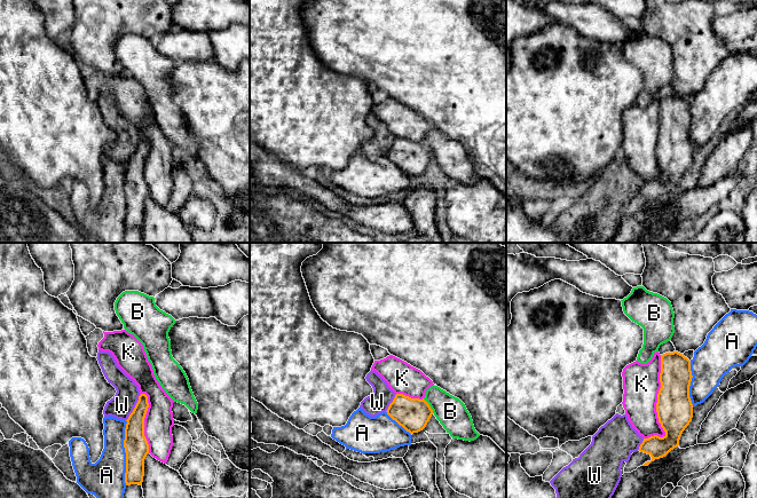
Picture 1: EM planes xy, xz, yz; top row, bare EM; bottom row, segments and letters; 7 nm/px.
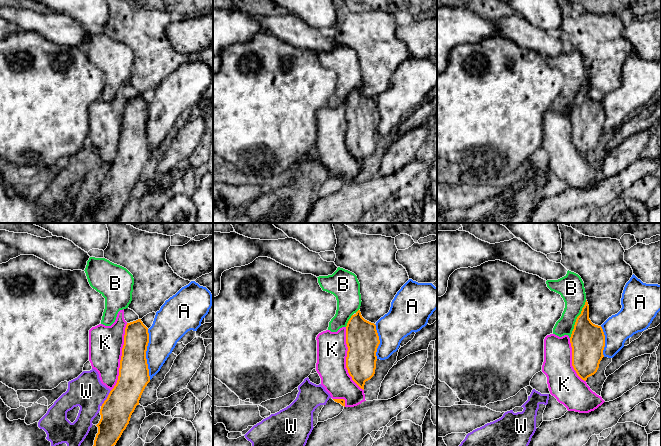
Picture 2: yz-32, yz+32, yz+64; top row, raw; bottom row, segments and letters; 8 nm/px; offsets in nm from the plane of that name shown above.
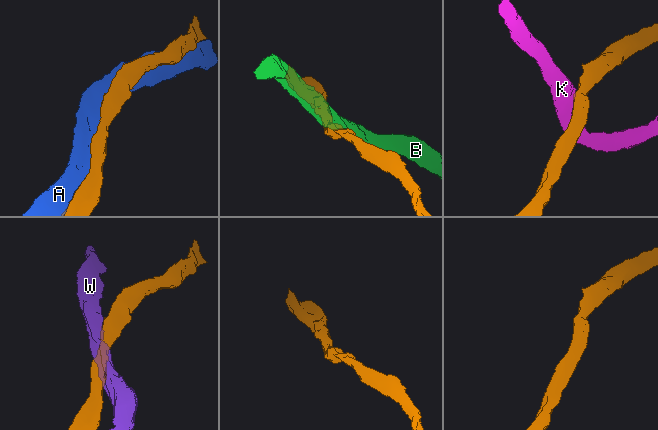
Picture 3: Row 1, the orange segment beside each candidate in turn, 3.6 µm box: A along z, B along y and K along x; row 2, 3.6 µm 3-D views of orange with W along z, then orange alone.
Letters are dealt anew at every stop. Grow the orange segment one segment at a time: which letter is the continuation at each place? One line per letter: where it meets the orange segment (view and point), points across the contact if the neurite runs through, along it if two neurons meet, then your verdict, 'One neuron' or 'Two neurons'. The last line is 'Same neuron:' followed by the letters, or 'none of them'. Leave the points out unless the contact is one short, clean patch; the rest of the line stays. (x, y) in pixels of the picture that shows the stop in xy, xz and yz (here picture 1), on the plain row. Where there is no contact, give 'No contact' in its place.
A: Touches orange at xy (125, 195). One neuron
B: Touches orange at xz (428, 149). Two neurons
K: Touches orange at yz (656, 149). Two neurons
W: Touches orange at xy (134, 151). Two neurons
Same neuron: A

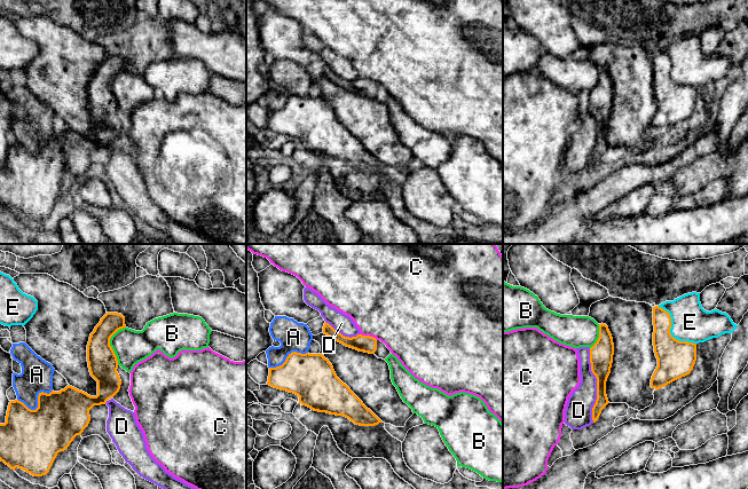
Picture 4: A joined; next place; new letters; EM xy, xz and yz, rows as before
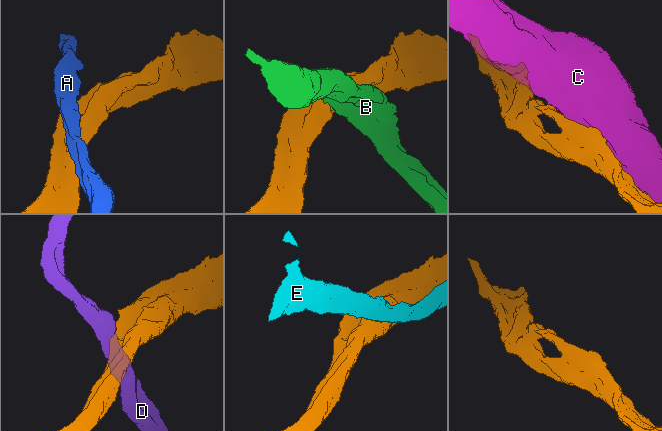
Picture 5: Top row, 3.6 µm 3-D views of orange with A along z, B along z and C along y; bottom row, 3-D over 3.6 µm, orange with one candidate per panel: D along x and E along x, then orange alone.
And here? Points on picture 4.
A: Touches orange at xy (38, 148). Two neurons
B: Touches orange at xy (109, 87). Two neurons
C: Touches orange at xz (369, 79). Boundary: xz (360, 77), (372, 79), (377, 83). Two neurons
D: Touches orange at yz (597, 128). Two neurons
E: Touches orange at yz (669, 75). Two neurons
Same neuron: none of them

